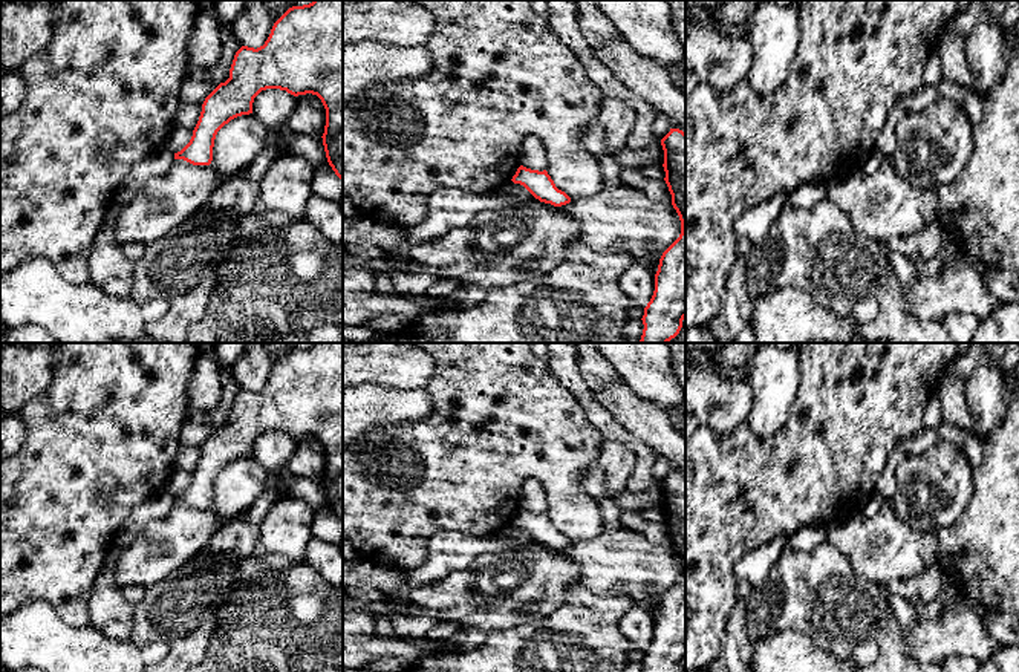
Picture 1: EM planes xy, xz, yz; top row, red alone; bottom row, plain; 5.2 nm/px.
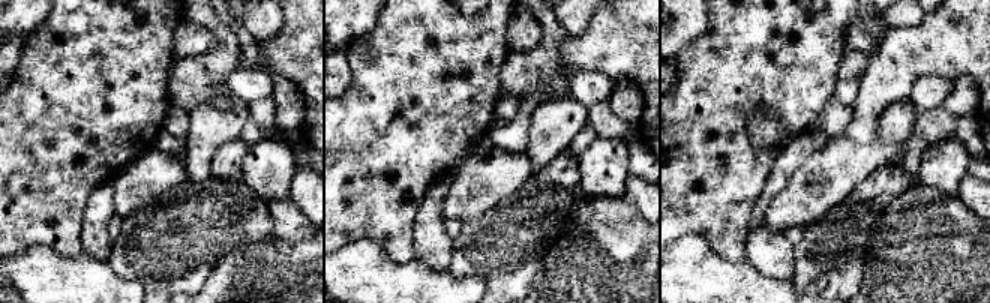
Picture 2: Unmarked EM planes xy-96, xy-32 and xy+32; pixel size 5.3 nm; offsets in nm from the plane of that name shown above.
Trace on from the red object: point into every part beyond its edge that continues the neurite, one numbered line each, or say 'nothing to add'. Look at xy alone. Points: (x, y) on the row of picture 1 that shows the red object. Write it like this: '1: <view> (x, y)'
nothing to add

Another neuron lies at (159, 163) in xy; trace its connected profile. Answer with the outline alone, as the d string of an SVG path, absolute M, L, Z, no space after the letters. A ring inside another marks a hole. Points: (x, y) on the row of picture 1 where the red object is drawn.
M167 147L158 150L156 153L147 156L144 161L138 162L129 176L119 184L115 196L112 197L110 207L106 216L116 207L125 207L138 188L151 176L167 173L174 162L174 153Z

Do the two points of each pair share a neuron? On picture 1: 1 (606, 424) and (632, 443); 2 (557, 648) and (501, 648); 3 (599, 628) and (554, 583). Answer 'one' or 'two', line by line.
1: one
2: one
3: two

